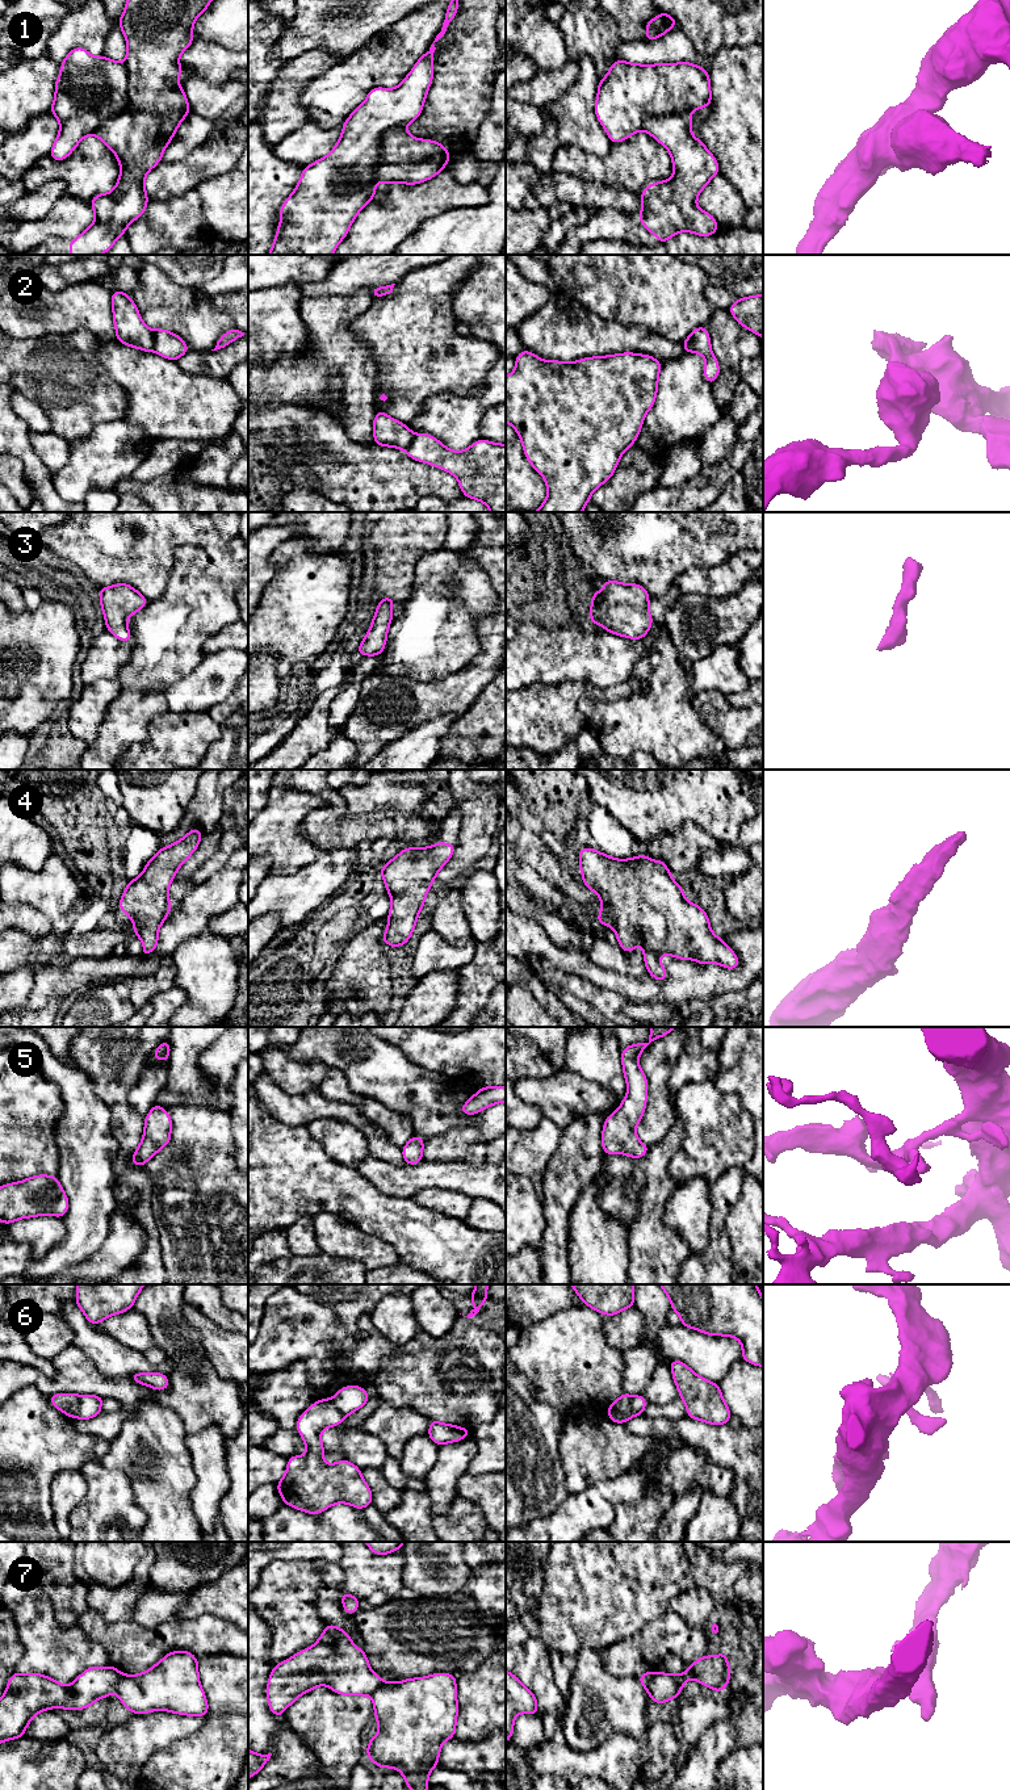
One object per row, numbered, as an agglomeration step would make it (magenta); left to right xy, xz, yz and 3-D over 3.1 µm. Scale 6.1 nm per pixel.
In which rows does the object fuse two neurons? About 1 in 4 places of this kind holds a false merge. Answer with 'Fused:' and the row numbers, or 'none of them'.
Fused: 1, 2, 6, 7

